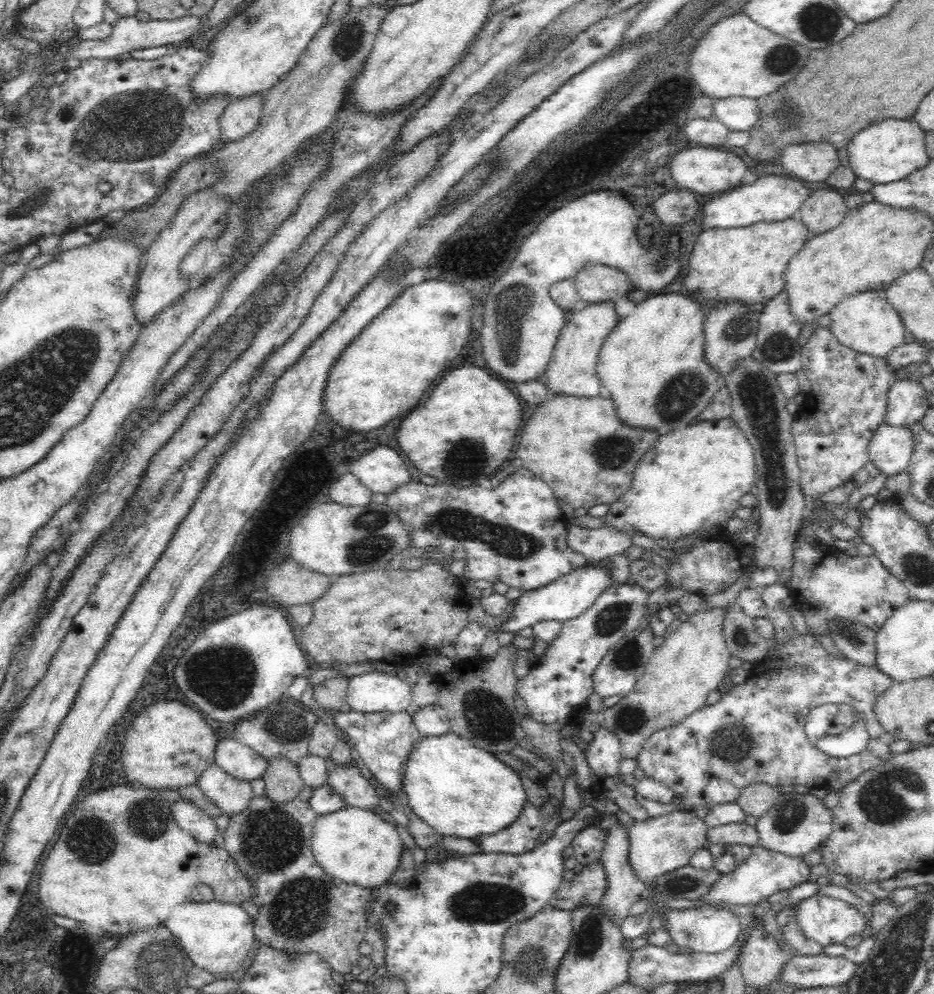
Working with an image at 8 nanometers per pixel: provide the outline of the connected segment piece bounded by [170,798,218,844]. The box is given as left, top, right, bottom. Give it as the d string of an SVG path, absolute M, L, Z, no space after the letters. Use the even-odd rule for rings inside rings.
M180 798L170 804L172 816L182 830L189 832L198 842L212 842L217 833L217 826L203 810L193 802Z

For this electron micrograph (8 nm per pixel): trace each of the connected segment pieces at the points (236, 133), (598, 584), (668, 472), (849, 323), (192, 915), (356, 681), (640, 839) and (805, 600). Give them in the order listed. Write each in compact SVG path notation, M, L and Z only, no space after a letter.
M262 93L230 101L218 118L221 144L236 142L251 134L262 118Z
M593 561L589 567L578 567L570 574L562 575L554 582L541 586L534 590L521 591L521 596L517 598L513 615L504 624L498 625L499 632L518 632L527 627L534 627L536 622L541 620L554 619L558 622L566 623L570 619L577 618L590 608L598 595L612 585L616 585L611 577L611 567L598 566L599 561Z
M731 417L693 422L684 428L671 430L660 436L658 442L646 451L637 464L630 488L617 501L609 504L605 526L617 528L630 537L639 532L652 539L664 538L670 542L712 526L723 531L724 524L735 516L736 508L741 507L740 498L754 488L755 469L753 446Z
M867 290L848 295L829 312L829 329L844 346L862 354L885 358L904 343L906 327L896 310L886 302L885 291Z
M188 900L169 912L163 925L178 939L186 951L193 966L202 968L214 976L227 978L239 975L241 964L252 950L253 920L240 905L211 902L193 902Z
M387 666L382 672L368 672L350 678L346 694L351 710L362 713L399 713L408 708L412 698L411 687Z
M672 811L658 817L648 817L643 821L635 821L627 827L627 862L634 874L645 885L660 875L689 864L692 855L708 846L706 823L696 817L692 811Z
M796 536L793 547L791 595L794 607L804 613L806 627L813 632L808 636L830 636L830 625L846 622L862 624L878 632L894 611L910 599L904 584L874 555L850 556L805 536Z

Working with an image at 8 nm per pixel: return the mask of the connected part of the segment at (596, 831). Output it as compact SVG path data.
M588 825L572 839L573 858L583 865L598 861L604 848L604 830L596 825Z

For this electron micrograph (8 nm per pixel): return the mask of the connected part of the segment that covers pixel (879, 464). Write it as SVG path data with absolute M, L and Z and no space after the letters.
M883 423L874 432L868 446L869 461L886 476L907 470L914 450L910 426Z

